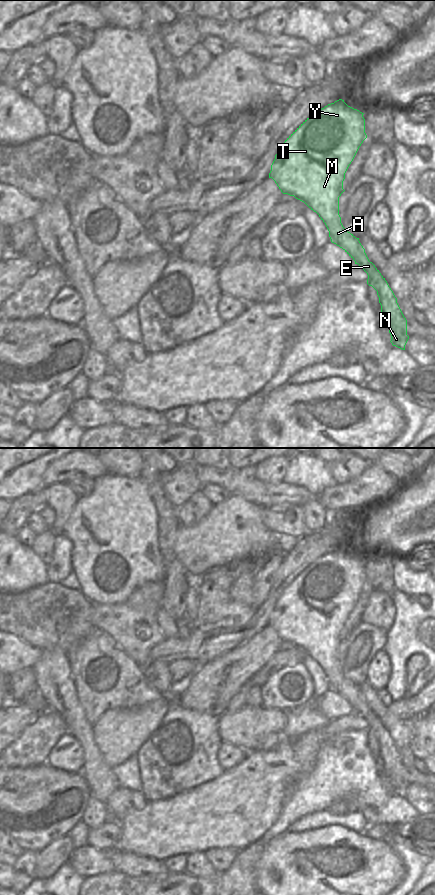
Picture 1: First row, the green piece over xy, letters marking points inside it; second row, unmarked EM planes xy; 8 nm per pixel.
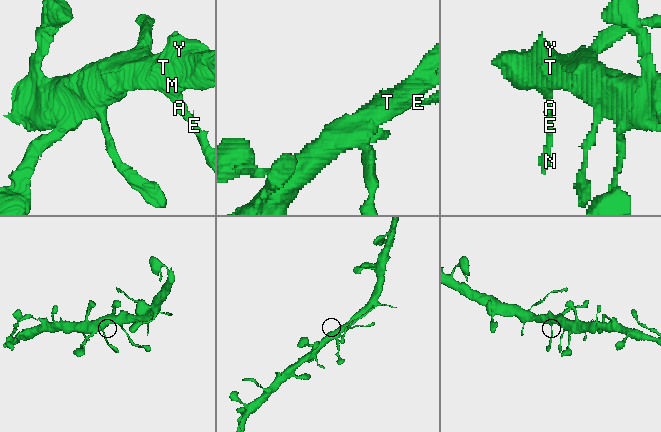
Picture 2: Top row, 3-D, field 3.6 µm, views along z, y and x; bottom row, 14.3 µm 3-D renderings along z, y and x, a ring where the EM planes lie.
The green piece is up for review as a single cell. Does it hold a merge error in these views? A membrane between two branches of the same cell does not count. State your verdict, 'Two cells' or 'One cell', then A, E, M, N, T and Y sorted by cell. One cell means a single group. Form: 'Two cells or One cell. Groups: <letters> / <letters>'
One cell. Groups: A E M N T Y

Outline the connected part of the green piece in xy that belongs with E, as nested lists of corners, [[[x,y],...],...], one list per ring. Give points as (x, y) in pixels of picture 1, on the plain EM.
[[[342,547],[315,560],[285,588],[275,603],[269,626],[275,629],[283,642],[294,644],[316,660],[325,671],[331,690],[342,696],[355,712],[367,721],[367,732],[377,739],[381,763],[391,783],[390,790],[393,794],[405,798],[409,787],[407,768],[397,751],[397,746],[379,718],[369,709],[359,686],[343,675],[339,663],[339,645],[345,639],[345,621],[367,586],[363,562],[348,554]]]

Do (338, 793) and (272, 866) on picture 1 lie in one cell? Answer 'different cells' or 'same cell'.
different cells

